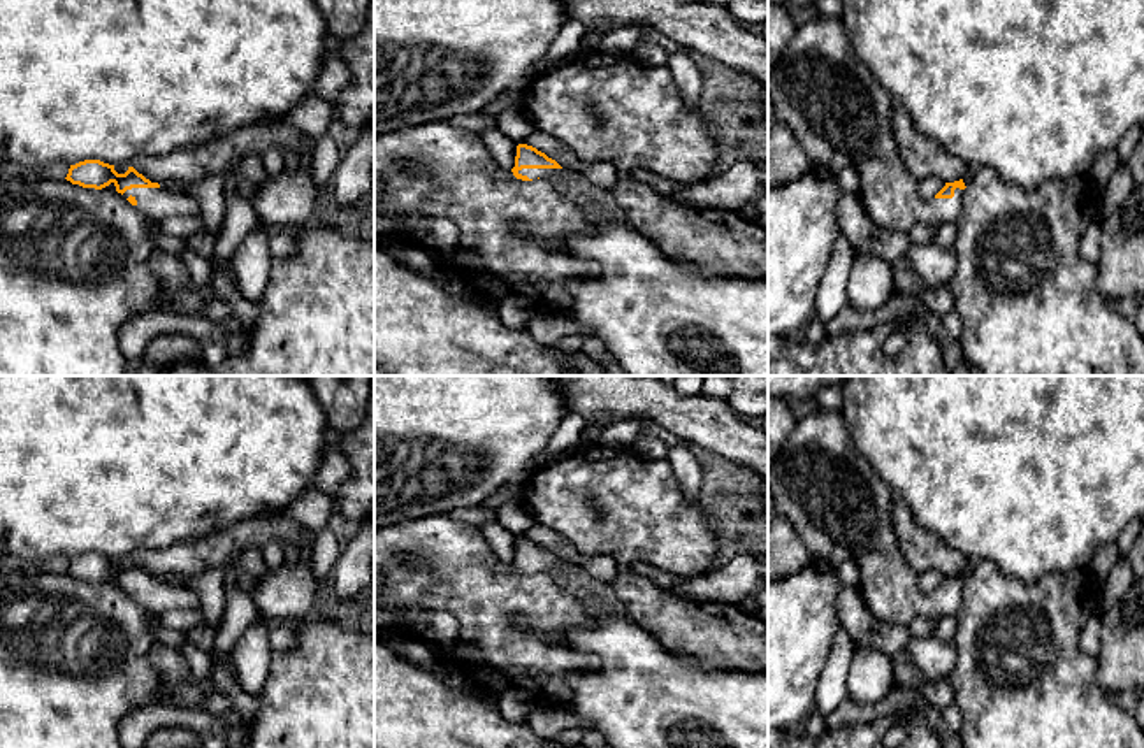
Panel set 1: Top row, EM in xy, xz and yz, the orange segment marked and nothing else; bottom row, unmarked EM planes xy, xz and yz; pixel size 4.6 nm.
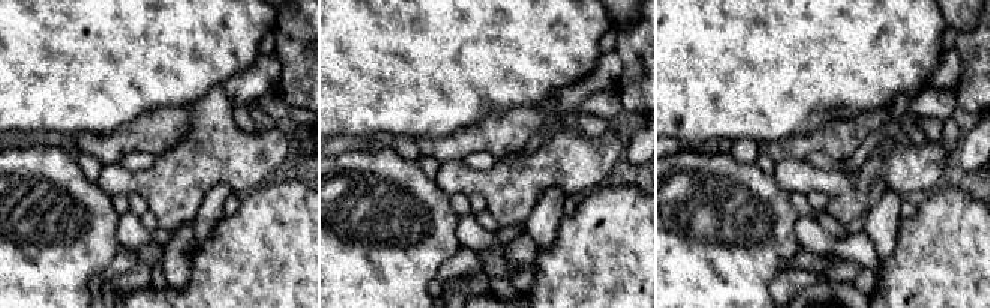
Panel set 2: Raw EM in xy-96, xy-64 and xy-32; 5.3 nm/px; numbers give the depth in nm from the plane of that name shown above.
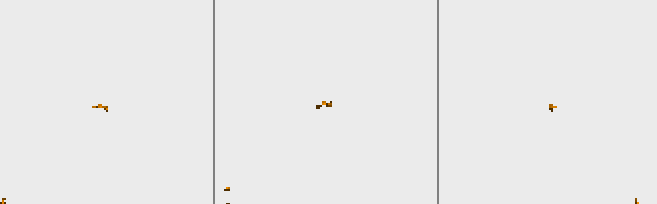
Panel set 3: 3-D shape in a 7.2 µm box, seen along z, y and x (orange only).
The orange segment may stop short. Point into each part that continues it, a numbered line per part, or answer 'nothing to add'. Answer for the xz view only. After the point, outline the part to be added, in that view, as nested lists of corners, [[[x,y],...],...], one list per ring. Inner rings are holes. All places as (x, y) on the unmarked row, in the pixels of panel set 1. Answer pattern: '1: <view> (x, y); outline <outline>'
1: xz (531, 566); outline [[[522,562],[518,567],[527,569],[529,572],[538,572],[538,571],[555,571],[561,567],[571,567],[573,564],[568,562]]]

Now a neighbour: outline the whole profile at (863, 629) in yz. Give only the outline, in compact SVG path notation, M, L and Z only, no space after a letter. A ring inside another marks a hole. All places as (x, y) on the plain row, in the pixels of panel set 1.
M842 585L836 611L842 627L856 644L868 644L889 657L900 658L912 637L909 627L889 625L873 618L861 599L859 588Z

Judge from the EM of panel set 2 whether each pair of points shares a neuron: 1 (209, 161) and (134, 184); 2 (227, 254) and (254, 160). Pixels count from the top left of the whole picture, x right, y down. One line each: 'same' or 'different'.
1: same
2: different

